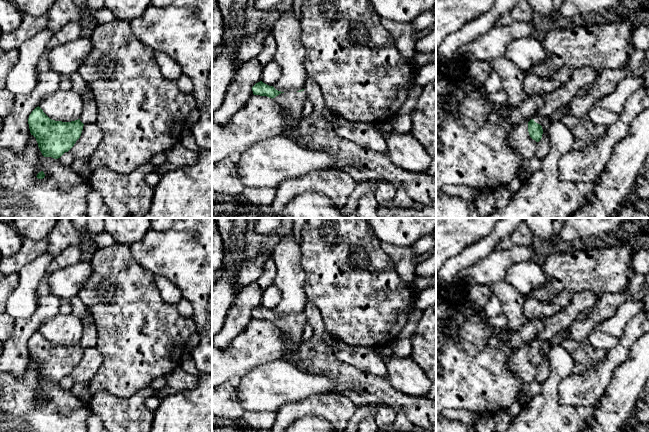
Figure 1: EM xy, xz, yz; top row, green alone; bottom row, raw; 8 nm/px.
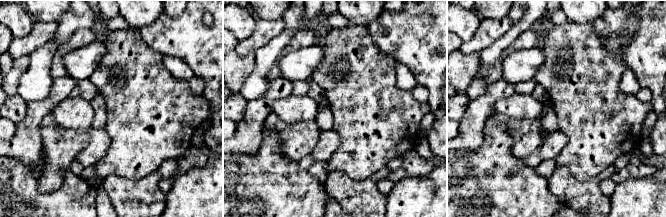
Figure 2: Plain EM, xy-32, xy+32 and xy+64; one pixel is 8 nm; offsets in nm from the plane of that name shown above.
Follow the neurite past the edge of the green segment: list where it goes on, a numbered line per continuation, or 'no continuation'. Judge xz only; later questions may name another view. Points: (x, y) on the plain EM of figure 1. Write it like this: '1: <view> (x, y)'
1: xz (291, 327)

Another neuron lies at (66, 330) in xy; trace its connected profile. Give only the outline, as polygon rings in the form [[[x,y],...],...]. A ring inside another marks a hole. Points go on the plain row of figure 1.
[[[56,314],[45,319],[39,331],[52,344],[71,346],[78,344],[83,334],[81,319],[73,314]]]

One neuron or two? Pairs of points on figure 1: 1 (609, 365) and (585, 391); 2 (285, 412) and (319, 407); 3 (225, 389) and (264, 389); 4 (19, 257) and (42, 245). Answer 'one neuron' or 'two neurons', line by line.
1: one neuron
2: one neuron
3: two neurons
4: one neuron

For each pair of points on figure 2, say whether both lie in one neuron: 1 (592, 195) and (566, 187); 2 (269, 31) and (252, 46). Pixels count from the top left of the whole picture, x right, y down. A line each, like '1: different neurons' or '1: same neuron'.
1: same neuron
2: same neuron

